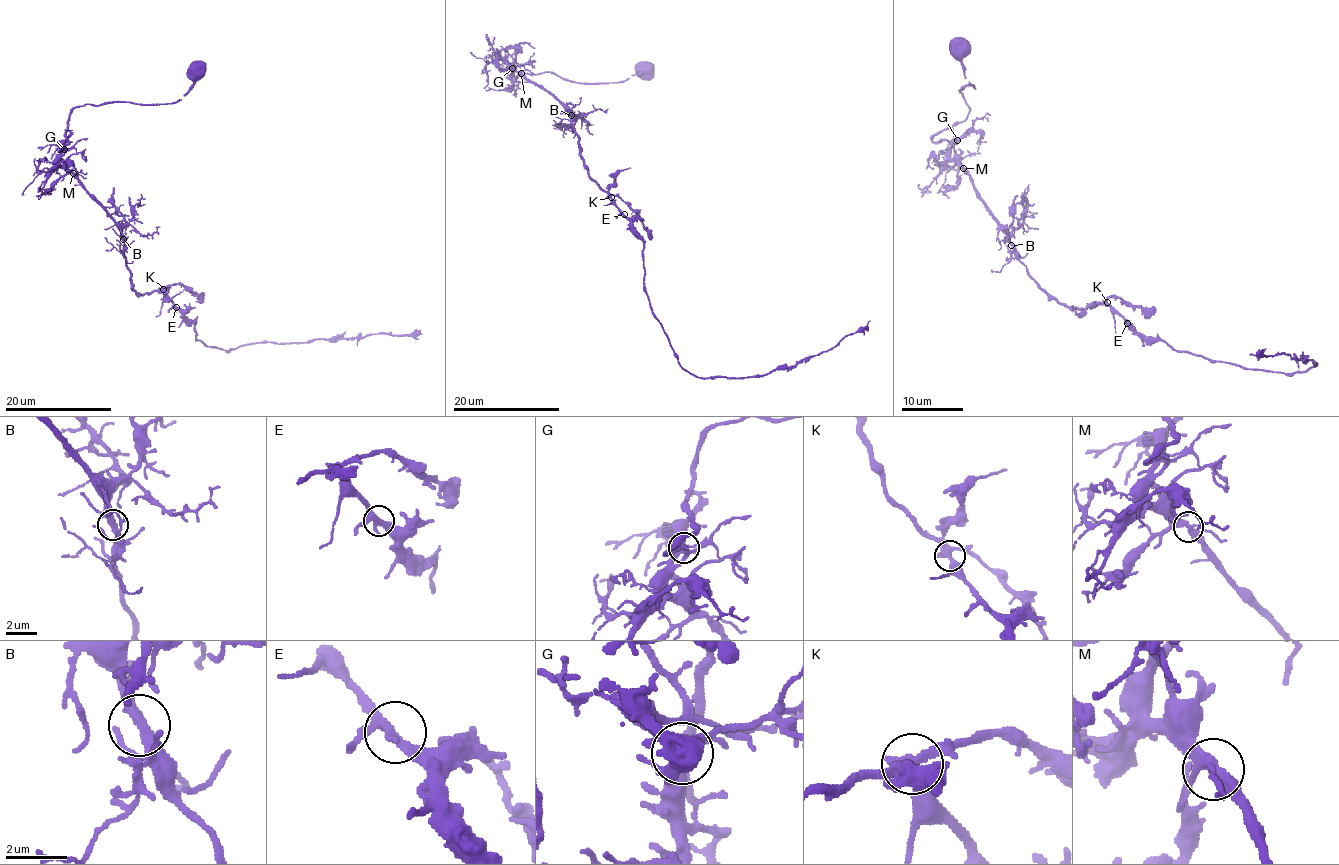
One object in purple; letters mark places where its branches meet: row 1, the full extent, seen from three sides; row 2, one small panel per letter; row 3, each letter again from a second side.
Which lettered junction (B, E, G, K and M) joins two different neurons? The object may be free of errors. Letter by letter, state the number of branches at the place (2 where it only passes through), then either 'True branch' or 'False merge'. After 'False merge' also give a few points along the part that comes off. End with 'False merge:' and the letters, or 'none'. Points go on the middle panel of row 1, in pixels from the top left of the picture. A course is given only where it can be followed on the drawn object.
B: Branches: 3. True branch
E: Branches: 3. True branch
G: Branches: 3. True branch
K: Branches: 3. True branch
M: Branches: 3. True branch
False merge: none

